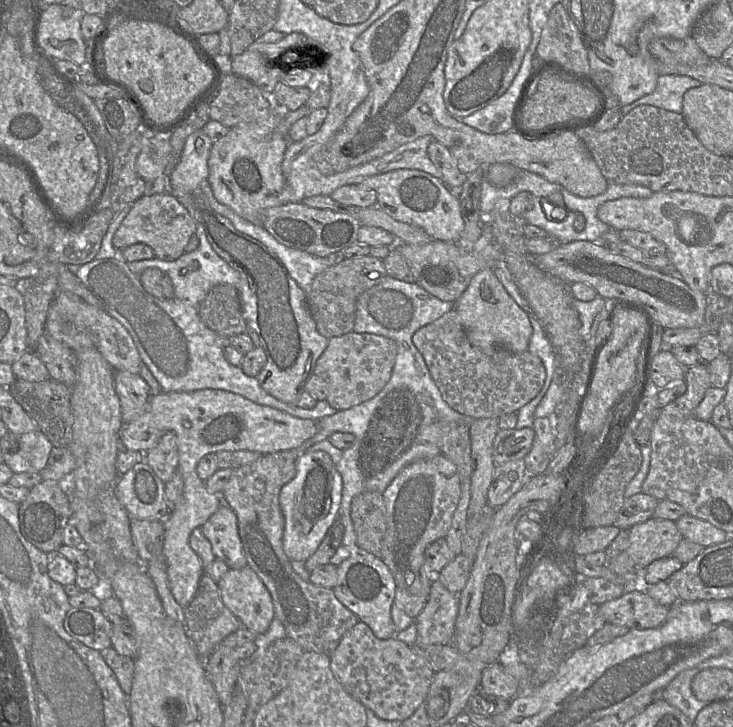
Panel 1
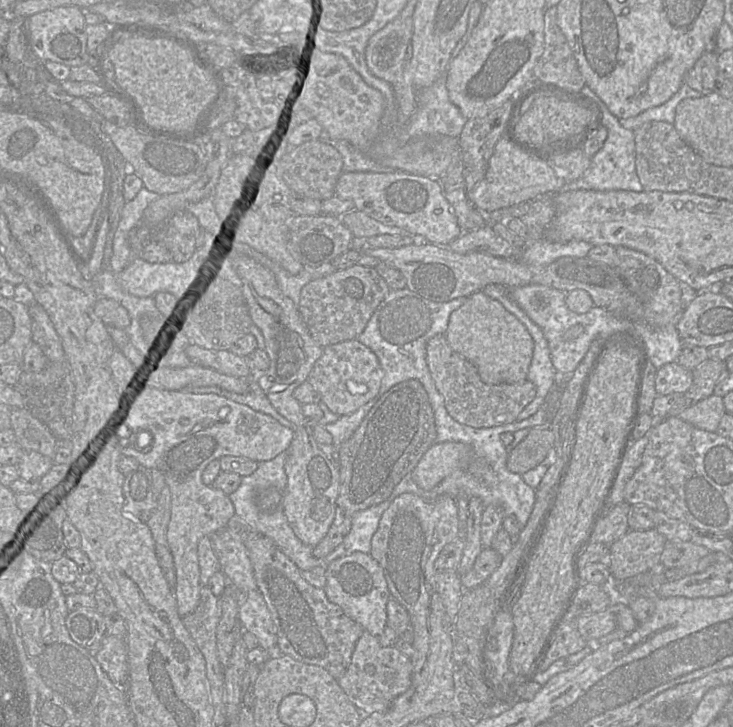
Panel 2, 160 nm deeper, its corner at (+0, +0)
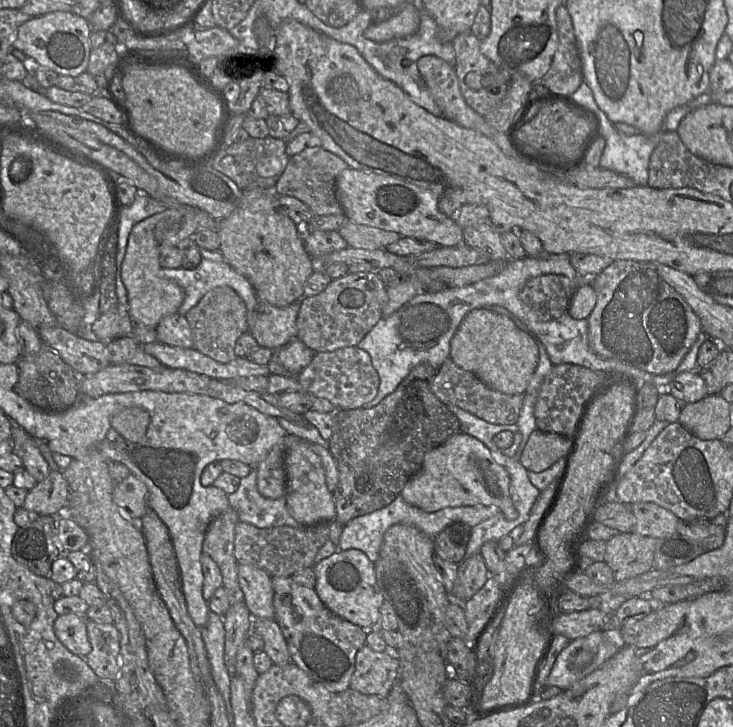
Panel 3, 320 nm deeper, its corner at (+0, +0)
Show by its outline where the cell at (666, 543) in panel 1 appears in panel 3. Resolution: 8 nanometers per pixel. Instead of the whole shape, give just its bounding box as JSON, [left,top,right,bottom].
[605,532,656,581]

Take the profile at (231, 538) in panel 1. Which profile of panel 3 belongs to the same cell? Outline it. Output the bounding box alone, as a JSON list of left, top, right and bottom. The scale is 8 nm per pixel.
[238,564,274,619]

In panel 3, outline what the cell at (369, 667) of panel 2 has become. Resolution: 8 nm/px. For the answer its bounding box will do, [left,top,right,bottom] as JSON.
[349,645,398,698]

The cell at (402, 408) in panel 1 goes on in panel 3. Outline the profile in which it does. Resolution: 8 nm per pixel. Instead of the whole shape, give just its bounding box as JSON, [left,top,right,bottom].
[329,363,461,525]

